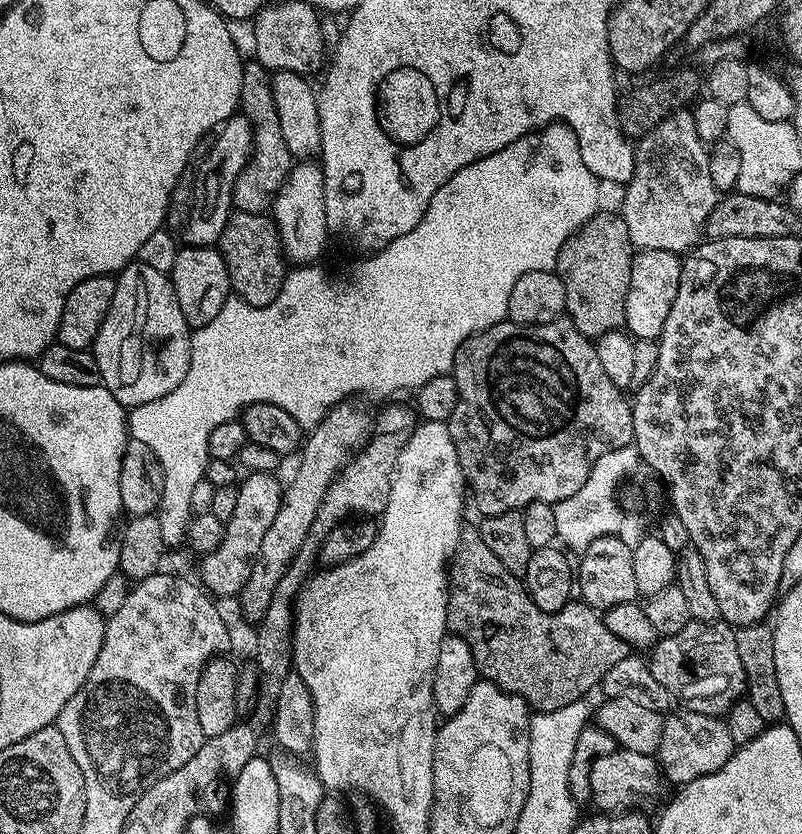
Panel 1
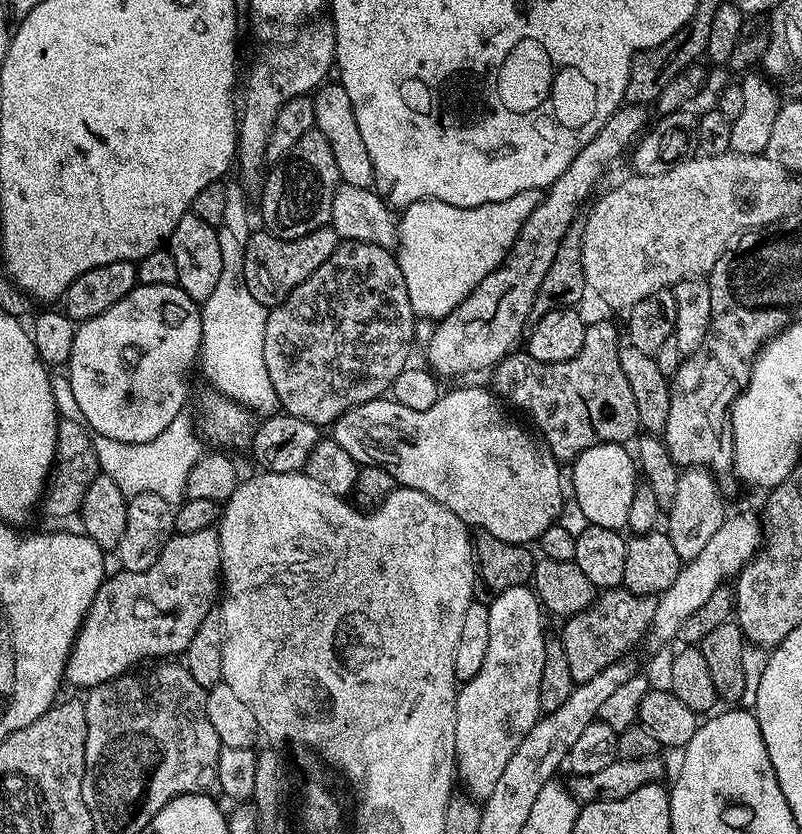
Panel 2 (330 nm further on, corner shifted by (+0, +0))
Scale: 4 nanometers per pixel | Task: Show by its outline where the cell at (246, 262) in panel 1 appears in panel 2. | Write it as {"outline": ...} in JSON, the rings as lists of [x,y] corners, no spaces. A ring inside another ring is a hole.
{"outline":[[[331,226],[314,230],[297,240],[287,240],[267,230],[253,231],[246,242],[244,255],[244,277],[250,294],[254,294],[265,308],[275,308],[299,284],[306,282],[306,278],[310,278],[310,274],[314,274],[314,270],[318,270],[318,266],[322,266],[341,243],[342,239]]]}

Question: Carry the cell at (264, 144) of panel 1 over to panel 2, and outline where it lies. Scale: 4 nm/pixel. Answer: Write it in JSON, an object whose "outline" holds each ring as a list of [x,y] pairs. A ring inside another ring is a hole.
{"outline":[[[317,130],[302,134],[302,138],[294,142],[284,159],[273,168],[276,169],[263,177],[259,189],[263,227],[287,240],[297,240],[314,230],[329,227],[334,196],[342,181],[330,143],[323,134]]]}

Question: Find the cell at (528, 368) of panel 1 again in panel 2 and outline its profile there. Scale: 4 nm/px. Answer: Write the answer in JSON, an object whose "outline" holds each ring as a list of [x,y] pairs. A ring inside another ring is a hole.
{"outline":[[[608,320],[591,321],[582,350],[566,362],[538,362],[538,358],[534,358],[526,350],[513,350],[506,359],[491,369],[491,391],[509,405],[517,404],[532,419],[531,427],[539,433],[543,443],[552,451],[552,457],[558,462],[571,462],[582,454],[582,450],[590,450],[590,446],[627,445],[628,439],[641,431],[641,426],[630,382],[626,382],[626,374],[622,374],[622,362],[618,362],[621,343],[621,329],[619,332]]]}

